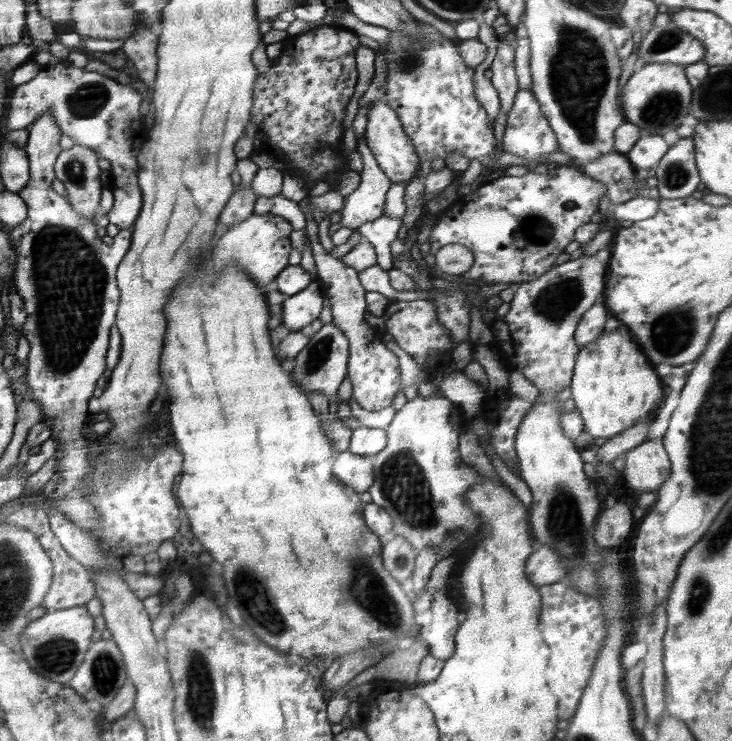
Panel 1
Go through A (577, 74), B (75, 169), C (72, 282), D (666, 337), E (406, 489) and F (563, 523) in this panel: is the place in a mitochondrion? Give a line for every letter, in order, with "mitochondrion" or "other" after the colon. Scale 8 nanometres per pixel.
A: mitochondrion
B: mitochondrion
C: mitochondrion
D: mitochondrion
E: mitochondrion
F: mitochondrion

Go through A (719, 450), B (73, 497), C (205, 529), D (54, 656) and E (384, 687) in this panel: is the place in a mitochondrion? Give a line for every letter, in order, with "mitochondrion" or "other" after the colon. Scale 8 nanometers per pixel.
A: mitochondrion
B: other
C: other
D: mitochondrion
E: other

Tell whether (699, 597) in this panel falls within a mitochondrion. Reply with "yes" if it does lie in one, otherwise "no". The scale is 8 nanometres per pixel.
yes

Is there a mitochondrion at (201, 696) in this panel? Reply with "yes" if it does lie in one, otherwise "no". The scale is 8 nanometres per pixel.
yes

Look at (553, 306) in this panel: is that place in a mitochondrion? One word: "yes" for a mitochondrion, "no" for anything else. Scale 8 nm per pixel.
yes

